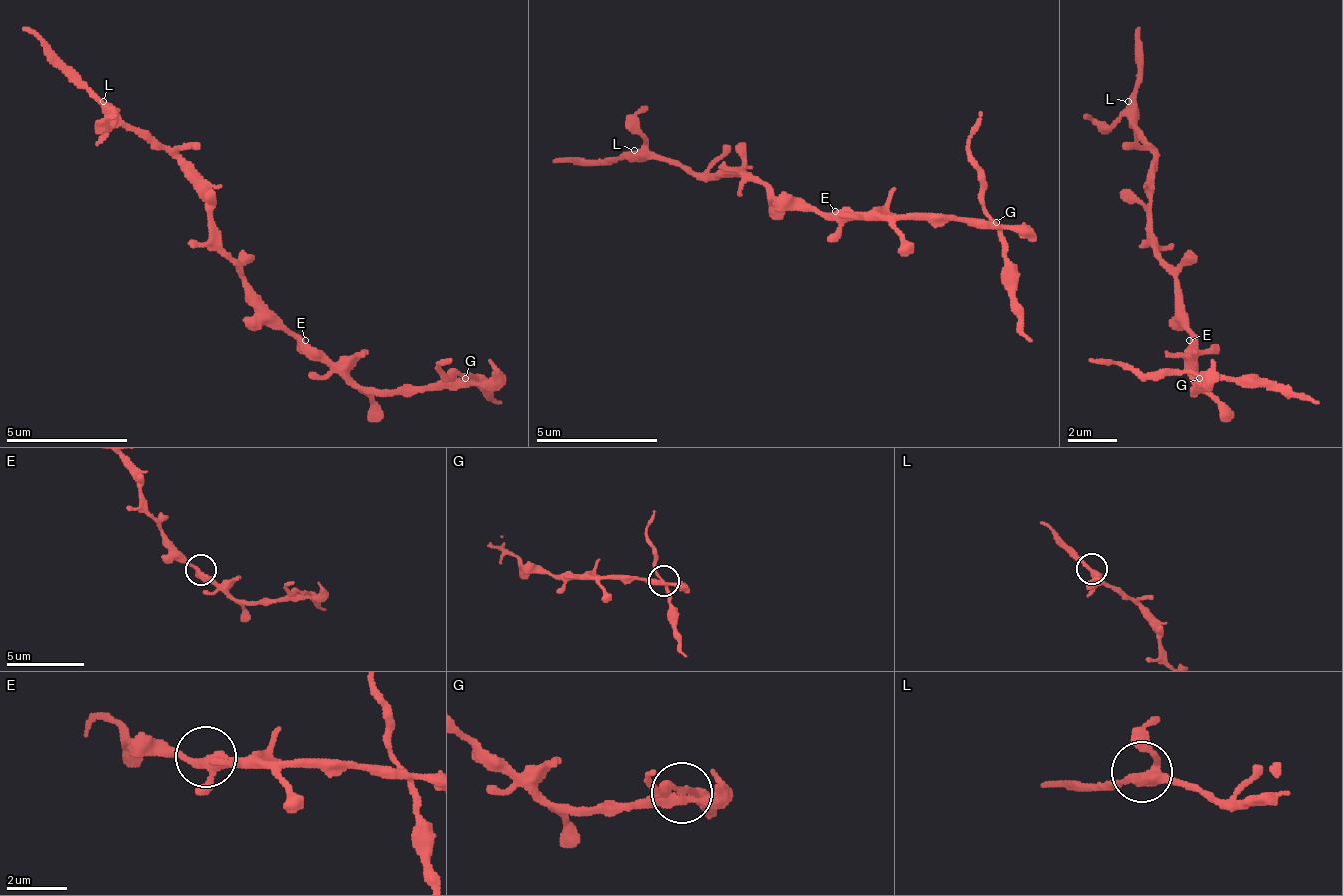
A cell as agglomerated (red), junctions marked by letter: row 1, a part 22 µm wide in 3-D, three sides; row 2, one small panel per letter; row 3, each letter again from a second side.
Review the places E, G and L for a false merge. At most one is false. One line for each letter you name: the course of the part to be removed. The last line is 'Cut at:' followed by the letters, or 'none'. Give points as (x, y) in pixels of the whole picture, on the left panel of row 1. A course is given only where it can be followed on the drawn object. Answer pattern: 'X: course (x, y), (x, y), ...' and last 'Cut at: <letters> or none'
G: course (464, 376), (500, 401)
Cut at: G

